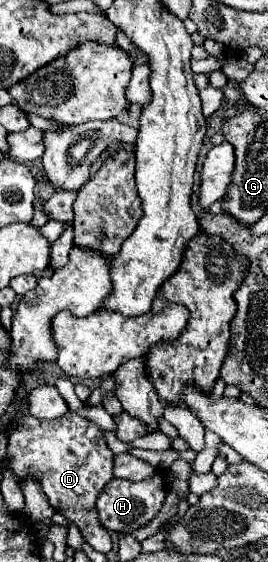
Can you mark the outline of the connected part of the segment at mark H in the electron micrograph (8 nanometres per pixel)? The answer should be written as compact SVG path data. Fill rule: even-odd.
M156 468L154 476L148 480L142 480L142 482L132 482L132 480L124 480L124 478L110 480L104 486L104 490L100 492L100 496L96 500L96 508L98 508L100 524L104 528L128 534L140 526L144 526L146 522L150 522L160 512L160 508L164 506L164 500L166 500L164 476L162 476L162 470Z

